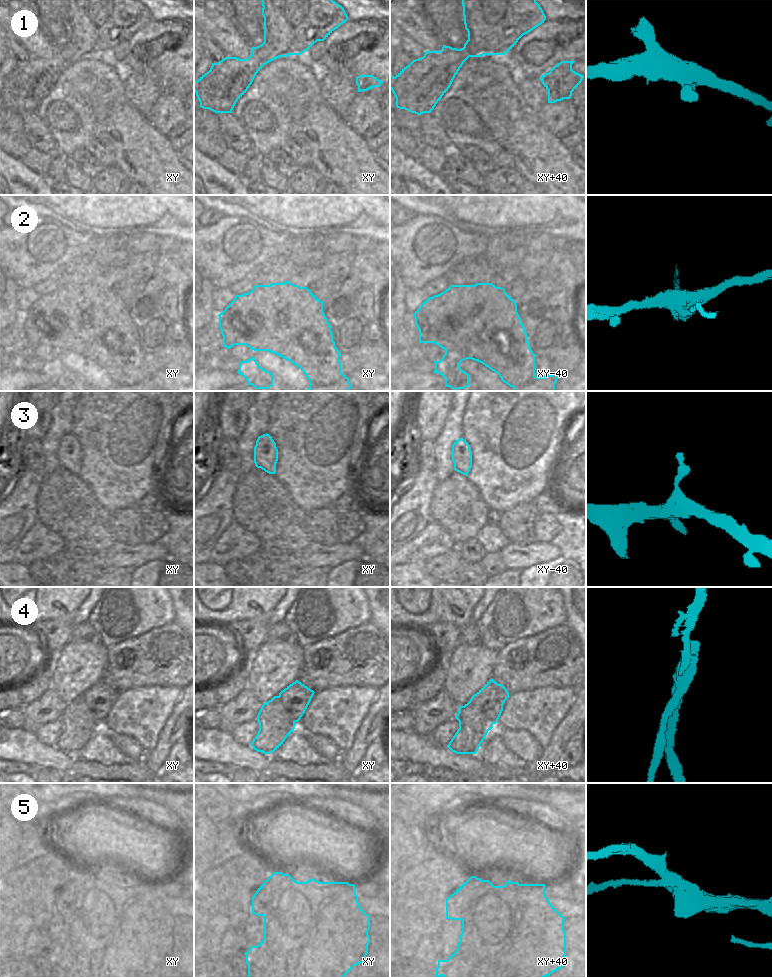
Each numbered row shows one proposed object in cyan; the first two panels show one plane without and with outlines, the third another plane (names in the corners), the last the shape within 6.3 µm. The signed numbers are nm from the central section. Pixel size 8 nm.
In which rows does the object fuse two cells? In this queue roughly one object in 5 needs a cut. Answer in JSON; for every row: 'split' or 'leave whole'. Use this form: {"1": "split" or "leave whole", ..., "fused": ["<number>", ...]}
{"1": "leave whole", "2": "split", "3": "leave whole", "4": "split", "5": "split", "fused": ["2", "4", "5"]}

